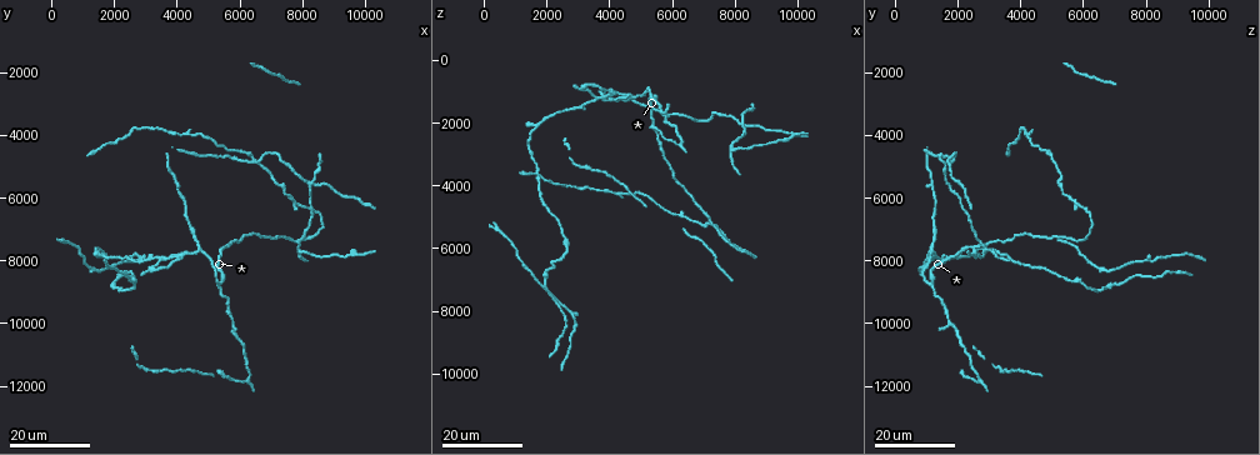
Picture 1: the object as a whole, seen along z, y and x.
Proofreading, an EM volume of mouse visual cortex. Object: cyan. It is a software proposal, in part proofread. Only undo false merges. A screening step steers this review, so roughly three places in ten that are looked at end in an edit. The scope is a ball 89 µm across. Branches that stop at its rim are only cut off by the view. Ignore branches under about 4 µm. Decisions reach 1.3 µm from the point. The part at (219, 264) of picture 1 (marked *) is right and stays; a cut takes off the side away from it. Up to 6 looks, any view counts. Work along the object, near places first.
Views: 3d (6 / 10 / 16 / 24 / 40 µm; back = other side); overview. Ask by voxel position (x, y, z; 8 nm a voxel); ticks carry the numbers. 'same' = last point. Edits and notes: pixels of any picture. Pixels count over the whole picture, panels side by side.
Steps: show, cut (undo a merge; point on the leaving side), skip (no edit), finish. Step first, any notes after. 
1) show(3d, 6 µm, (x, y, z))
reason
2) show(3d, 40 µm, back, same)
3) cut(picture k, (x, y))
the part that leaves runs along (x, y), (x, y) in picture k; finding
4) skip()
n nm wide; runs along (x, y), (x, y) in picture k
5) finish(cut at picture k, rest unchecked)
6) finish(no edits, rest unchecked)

show(3d, 24 µm, (3700, 8000, 1300))
arms part here

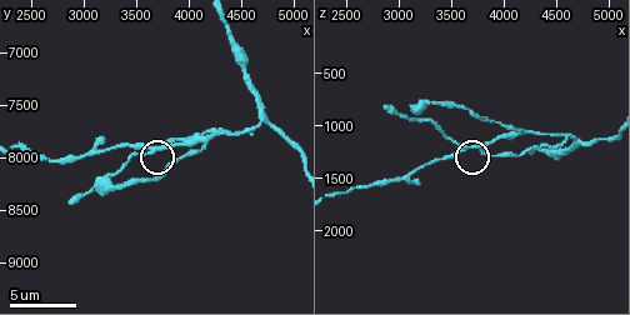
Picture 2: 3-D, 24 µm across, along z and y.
show(3d, 10 µm, (3600, 7940, 1240))

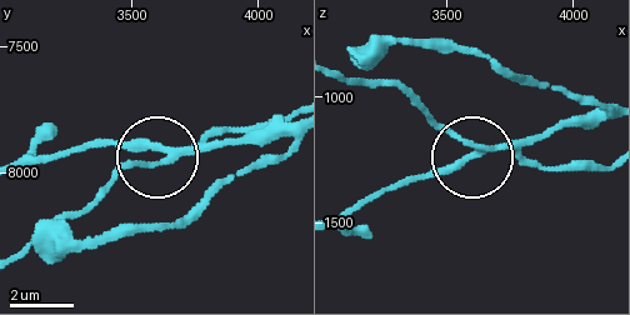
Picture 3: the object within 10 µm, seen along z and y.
cut(picture 3, (140, 168))
3 arms; two cells meet here

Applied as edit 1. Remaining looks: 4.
show(3d, 6 µm, (4160, 7860, 1060))
two arms in line, one across

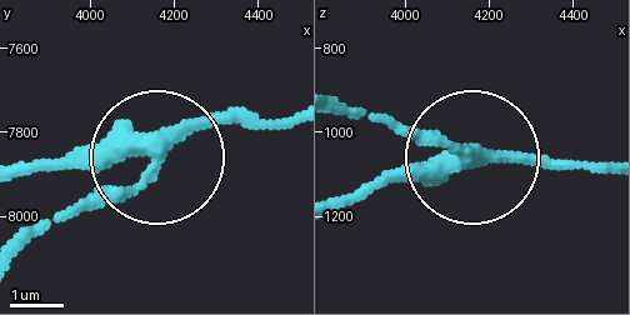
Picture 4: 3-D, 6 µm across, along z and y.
show(3d, 6 µm, back, (4150, 7860, 1045))

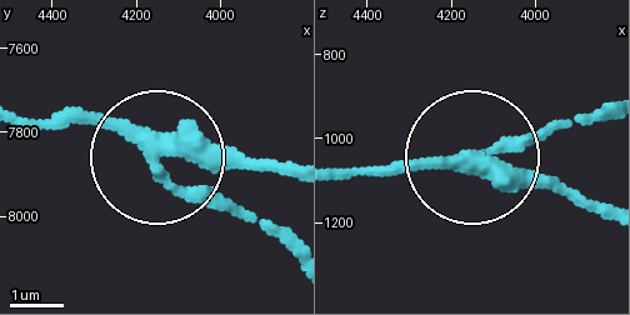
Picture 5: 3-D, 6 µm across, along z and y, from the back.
skip()
3 arms; all the same cell

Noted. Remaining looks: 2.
show(3d, 10 µm, (4700, 7620, 1120))
three arms meet

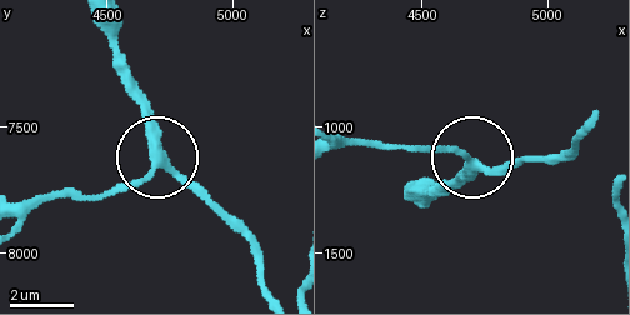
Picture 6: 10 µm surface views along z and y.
show(3d, 10 µm, back, (4690, 7630, 1130))
other side

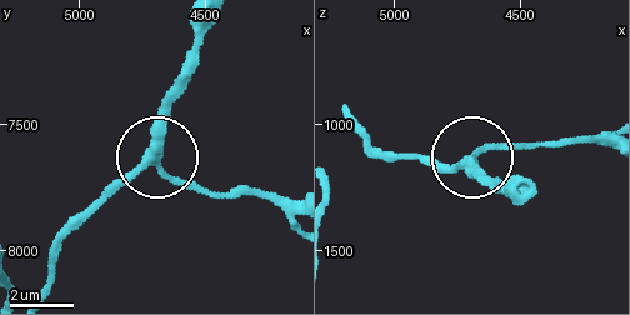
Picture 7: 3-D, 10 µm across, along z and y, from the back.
skip()
runs along (39, 291), (71, 235), (158, 154), (176, 85) in picture 7; all the same cell

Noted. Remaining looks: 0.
finish(cut at picture 3, rest unchecked)

